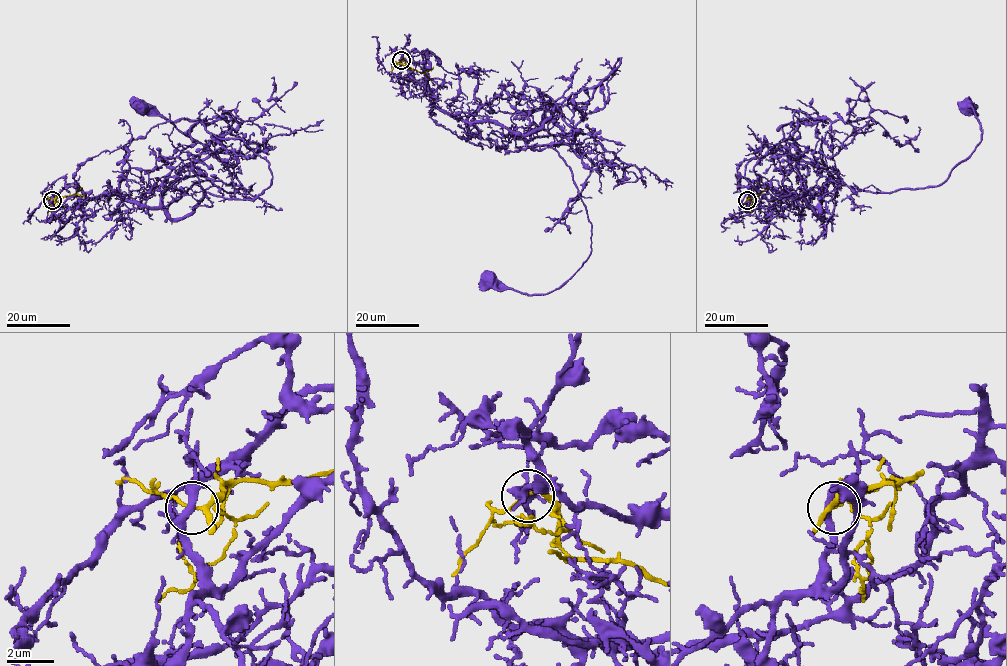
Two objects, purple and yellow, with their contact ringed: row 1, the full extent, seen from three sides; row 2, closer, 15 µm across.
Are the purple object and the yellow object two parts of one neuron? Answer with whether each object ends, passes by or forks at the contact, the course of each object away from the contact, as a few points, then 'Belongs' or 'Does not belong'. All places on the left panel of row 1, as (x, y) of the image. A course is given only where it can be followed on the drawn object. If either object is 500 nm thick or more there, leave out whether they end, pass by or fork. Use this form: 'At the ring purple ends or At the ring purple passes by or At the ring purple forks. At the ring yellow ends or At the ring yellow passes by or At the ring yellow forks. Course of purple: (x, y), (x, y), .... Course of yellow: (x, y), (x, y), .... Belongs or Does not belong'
At the ring purple forks. At the ring yellow forks. Course of purple: (52, 200), (56, 210), (76, 186), (160, 207), (165, 221), (197, 182), (242, 189), (210, 150), (140, 106). Course of yellow: (52, 200), (58, 196), (84, 196). Does not belong

